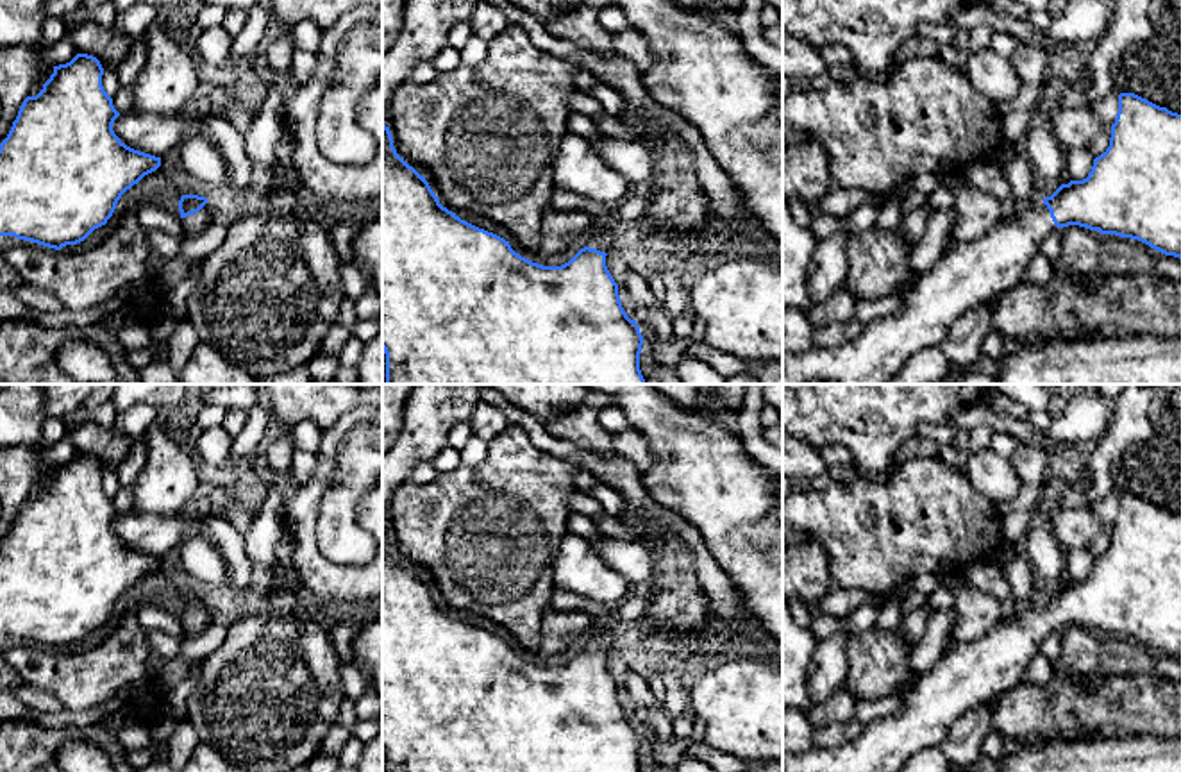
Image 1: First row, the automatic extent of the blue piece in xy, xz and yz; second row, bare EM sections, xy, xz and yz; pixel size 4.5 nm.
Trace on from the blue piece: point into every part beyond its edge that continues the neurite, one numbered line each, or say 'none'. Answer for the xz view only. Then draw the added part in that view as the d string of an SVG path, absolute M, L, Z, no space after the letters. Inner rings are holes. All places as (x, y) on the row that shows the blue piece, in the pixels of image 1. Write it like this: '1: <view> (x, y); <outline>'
1: xz (601, 234); M595 220L584 239L586 247L609 254L615 248L615 223Z

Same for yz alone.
1: yz (972, 272); M1043 200L1022 204L1013 218L1001 220L981 238L956 245L931 270L922 273L915 288L902 297L904 309L900 313L872 320L838 348L811 348L800 356L783 354L783 384L813 384L815 381L888 384L911 356L940 345L961 315L1018 284L1031 257L1054 227Z

